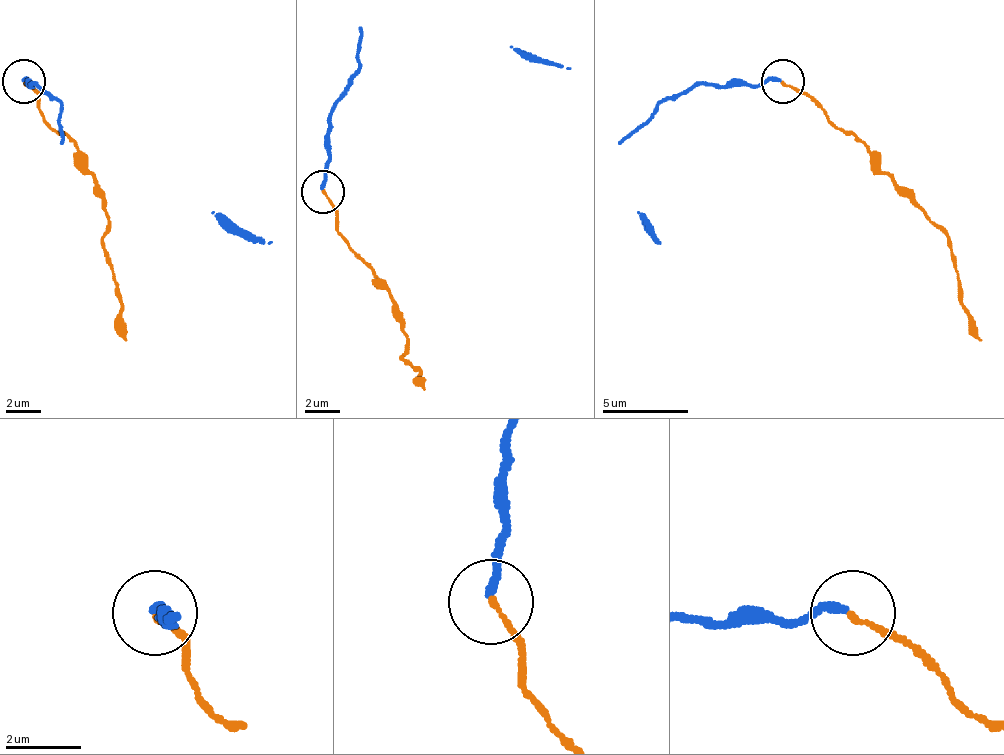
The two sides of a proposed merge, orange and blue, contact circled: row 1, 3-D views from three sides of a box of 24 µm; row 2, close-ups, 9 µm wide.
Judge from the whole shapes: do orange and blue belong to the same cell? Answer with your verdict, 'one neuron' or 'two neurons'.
one neuron

